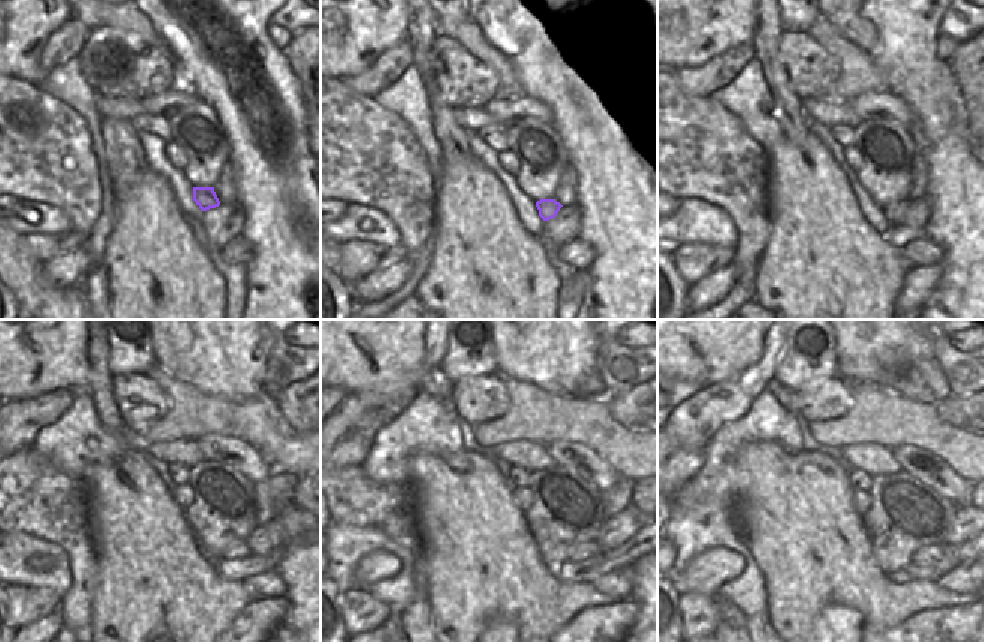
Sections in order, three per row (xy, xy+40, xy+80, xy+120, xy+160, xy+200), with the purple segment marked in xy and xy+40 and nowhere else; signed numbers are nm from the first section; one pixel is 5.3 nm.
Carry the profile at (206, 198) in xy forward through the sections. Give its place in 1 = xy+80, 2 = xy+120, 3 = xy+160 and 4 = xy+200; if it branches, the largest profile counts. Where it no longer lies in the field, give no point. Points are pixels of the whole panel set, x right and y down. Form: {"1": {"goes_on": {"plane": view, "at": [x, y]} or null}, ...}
{"1": {"goes_on": {"plane": "xy+80", "at": [894, 213]}}, "2": {"goes_on": {"plane": "xy+120", "at": [237, 551]}}, "3": {"goes_on": {"plane": "xy+160", "at": [581, 552]}}, "4": {"goes_on": {"plane": "xy+200", "at": [941, 558]}}}

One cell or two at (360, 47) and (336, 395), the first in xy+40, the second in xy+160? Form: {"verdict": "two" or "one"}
{"verdict": "two"}

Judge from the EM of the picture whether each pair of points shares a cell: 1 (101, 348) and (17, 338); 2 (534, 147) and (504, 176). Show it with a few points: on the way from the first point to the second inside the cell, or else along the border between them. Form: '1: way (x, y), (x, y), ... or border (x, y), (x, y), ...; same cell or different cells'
1: border (89, 335), (86, 347), (87, 383); different cells
2: border (516, 173), (519, 186), (536, 201); different cells

